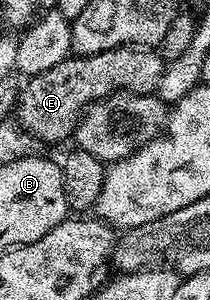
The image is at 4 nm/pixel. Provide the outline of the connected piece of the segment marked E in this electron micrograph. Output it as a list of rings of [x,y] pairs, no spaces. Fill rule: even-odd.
[[[123,46],[91,56],[71,54],[64,62],[52,66],[52,70],[29,77],[26,85],[21,85],[16,105],[17,123],[43,145],[69,141],[79,118],[91,104],[114,92],[151,95],[156,91],[163,69],[161,55],[150,46]]]

